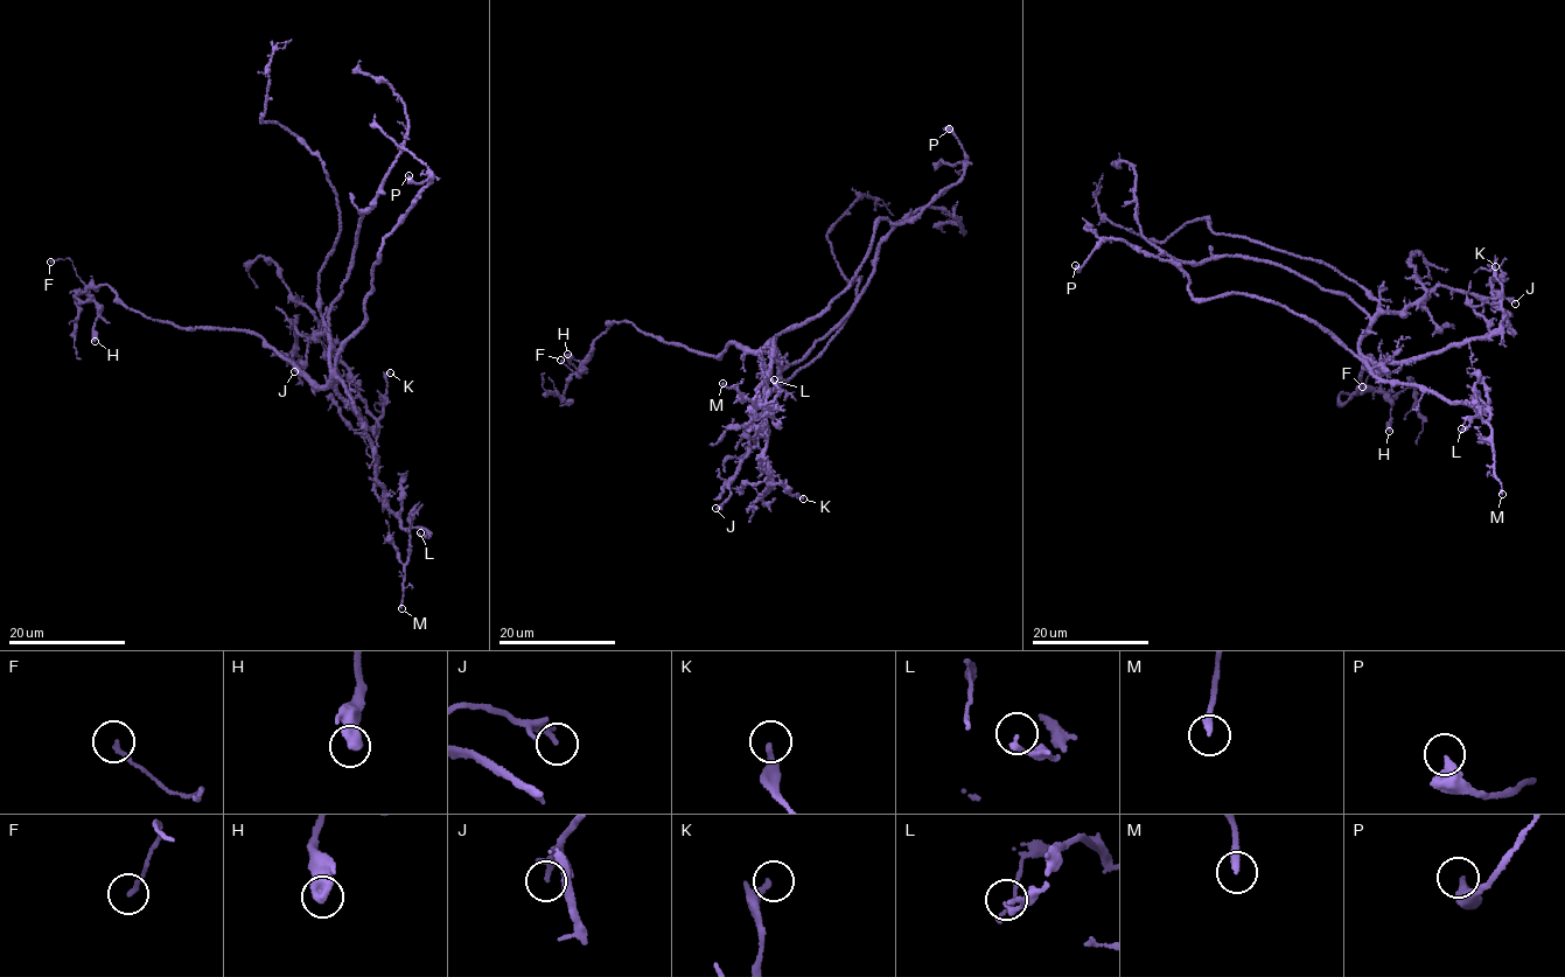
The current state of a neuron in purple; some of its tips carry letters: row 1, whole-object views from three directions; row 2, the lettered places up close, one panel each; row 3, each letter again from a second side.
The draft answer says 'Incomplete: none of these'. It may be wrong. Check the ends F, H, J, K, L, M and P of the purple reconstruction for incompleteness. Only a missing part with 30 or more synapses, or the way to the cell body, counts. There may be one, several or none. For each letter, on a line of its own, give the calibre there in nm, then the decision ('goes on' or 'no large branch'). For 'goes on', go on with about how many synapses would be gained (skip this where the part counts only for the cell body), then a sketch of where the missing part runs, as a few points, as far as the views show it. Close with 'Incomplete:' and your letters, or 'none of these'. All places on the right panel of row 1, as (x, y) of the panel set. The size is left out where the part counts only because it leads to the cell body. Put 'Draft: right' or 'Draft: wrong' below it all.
F: calibre 160 nm; no large branch
H: calibre 440 nm; no large branch
J: calibre 260 nm; no large branch
K: calibre 300 nm; no large branch
L: calibre 170 nm; no large branch
M: calibre 240 nm; goes on; course (1502, 494), (1503, 509), (1511, 515), (1511, 532), (1524, 574)
P: calibre 360 nm; no large branch
Incomplete: M
Draft: wrong

